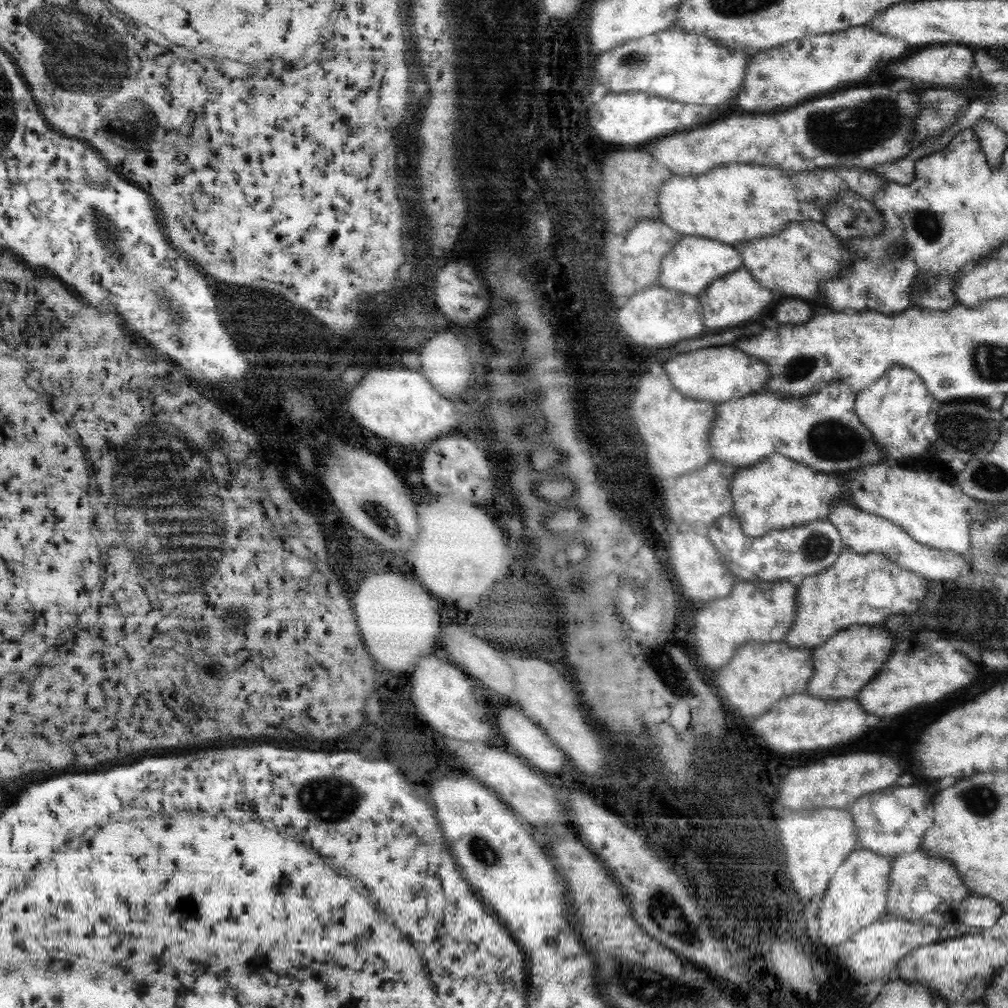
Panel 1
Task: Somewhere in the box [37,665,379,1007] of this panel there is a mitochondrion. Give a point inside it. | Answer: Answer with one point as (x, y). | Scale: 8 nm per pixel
(332, 804)

